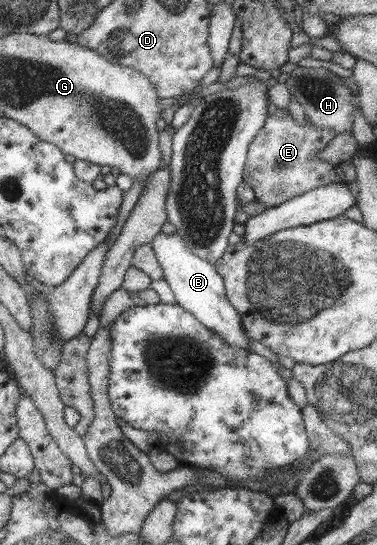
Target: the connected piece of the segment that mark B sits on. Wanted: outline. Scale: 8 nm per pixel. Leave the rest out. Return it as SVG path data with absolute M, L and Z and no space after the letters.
M161 231L154 237L151 245L158 264L164 269L165 280L174 293L178 306L190 311L206 328L222 335L227 343L250 351L242 330L241 315L226 296L225 279L217 271L216 266L192 252L183 236L176 231L172 234Z

